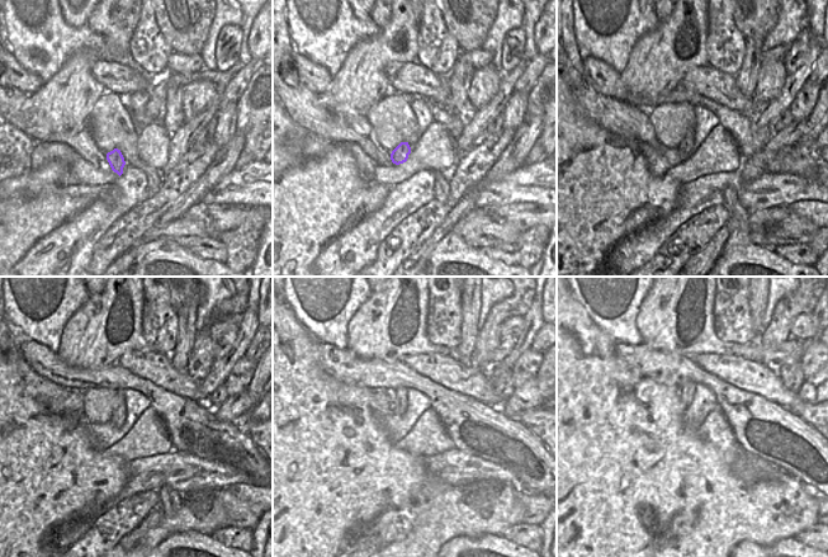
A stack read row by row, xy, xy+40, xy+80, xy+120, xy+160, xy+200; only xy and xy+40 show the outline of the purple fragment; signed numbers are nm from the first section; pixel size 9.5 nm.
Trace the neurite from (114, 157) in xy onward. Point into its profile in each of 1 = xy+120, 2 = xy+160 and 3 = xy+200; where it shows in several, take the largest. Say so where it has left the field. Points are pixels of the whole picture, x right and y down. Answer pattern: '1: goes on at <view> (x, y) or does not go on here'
1: goes on at xy+120 (119, 415)
2: goes on at xy+160 (400, 407)
3: goes on at xy+200 (687, 390)

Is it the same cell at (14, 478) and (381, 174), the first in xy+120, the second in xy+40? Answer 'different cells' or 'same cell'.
different cells

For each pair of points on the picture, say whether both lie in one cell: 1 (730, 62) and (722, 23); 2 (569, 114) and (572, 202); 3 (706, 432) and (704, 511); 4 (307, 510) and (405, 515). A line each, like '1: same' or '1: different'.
1: same
2: same
3: different
4: different

